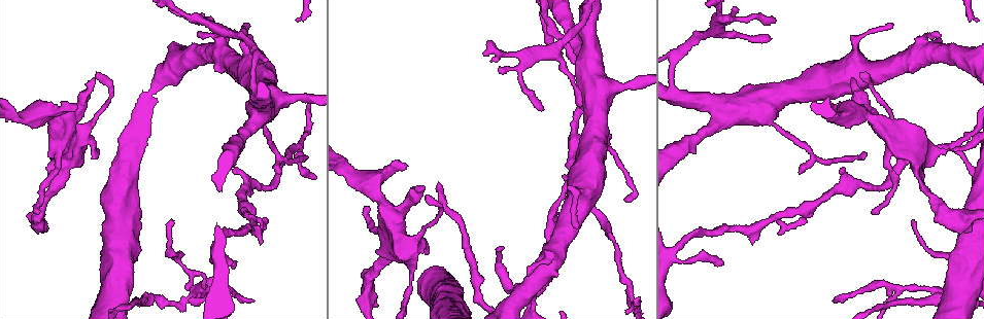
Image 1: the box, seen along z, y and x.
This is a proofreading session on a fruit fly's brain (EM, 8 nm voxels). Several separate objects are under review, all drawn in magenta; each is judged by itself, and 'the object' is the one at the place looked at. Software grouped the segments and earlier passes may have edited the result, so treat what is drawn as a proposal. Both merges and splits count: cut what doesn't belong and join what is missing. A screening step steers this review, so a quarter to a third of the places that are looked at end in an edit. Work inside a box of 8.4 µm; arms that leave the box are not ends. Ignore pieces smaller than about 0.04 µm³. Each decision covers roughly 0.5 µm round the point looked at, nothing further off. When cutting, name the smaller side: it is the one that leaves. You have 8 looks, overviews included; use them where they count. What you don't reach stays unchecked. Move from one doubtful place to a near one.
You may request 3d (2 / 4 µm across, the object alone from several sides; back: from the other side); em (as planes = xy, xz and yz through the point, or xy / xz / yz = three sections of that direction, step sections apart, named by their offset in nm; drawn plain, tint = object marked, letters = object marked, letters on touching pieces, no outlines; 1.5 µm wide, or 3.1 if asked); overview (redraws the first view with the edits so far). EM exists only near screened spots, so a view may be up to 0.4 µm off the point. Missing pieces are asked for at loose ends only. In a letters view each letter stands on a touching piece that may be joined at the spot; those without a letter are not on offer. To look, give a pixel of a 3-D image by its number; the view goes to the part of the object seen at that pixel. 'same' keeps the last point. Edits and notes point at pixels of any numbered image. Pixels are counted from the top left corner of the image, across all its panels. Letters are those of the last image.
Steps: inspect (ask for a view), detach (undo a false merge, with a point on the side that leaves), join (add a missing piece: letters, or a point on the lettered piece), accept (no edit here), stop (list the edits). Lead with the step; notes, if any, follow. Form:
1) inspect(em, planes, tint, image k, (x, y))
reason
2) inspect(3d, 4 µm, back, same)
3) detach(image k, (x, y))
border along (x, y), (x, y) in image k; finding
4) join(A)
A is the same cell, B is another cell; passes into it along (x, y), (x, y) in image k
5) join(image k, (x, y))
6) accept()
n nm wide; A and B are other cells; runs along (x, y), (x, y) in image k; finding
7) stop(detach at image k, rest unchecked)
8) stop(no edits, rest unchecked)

inspect(em, xz, step 4, tint, image 1, (369, 206))
tapers out

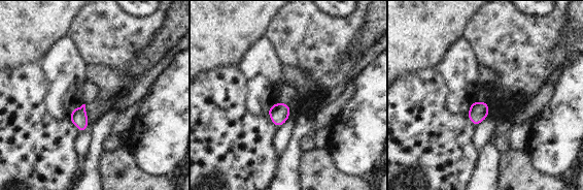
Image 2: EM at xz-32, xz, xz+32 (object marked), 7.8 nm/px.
inspect(em, planes, letters, same)

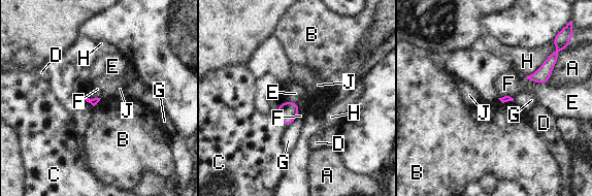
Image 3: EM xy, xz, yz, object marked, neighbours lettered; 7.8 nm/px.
accept()
A, B, C, D, E, F, G, H and J are other cells; border along (525, 76), (534, 82), (546, 84) in image 3; none of them fits

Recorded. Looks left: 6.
inspect(3d, 2 µm, image 1, (403, 167))
an open end

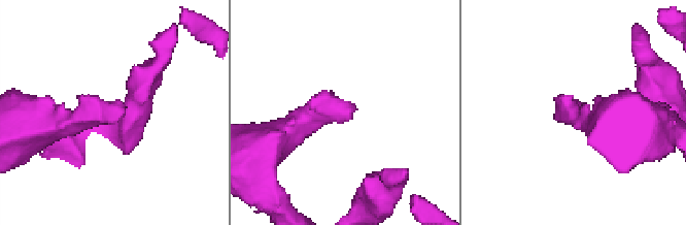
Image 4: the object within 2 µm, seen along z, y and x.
inspect(em, planes, letters, image 4, (344, 112))
shape alone is not enough

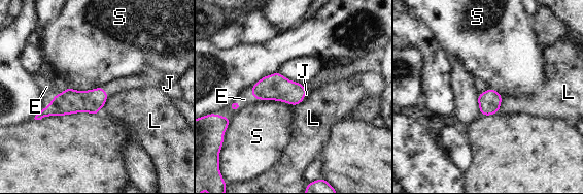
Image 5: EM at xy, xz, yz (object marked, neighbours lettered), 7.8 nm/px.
join(E, J)
180 nm wide; E and J are the same cell, L and S are other cells; the neuron continues

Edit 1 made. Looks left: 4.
inspect(em, planes, letters, image 1, (716, 266))
tapers out

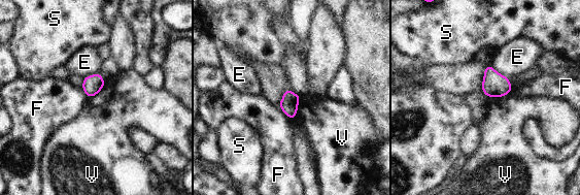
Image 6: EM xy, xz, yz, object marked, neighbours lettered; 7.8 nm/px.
accept()
140 nm wide; E, F, S and V are other cells; border along (302, 97), (293, 119) in image 6; none of them fits

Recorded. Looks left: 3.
stop(join at image 5, rest unchecked)

